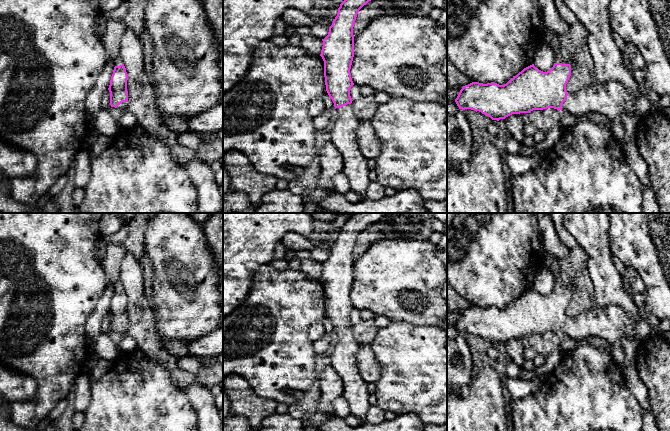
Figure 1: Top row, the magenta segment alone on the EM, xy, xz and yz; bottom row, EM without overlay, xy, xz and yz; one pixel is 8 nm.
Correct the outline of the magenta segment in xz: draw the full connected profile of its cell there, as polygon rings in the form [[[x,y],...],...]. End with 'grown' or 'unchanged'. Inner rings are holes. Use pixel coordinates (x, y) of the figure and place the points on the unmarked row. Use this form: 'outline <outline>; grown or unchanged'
outline [[[355,213],[340,228],[337,240],[329,251],[328,259],[322,263],[323,270],[320,280],[324,285],[324,301],[326,315],[332,323],[335,331],[334,343],[330,350],[331,366],[341,377],[344,385],[343,397],[348,402],[350,414],[366,423],[366,415],[370,407],[368,383],[361,377],[357,363],[356,352],[359,343],[355,340],[352,332],[350,313],[354,309],[351,302],[351,289],[354,281],[353,251],[359,234],[369,225],[386,219],[391,213]]]; grown

